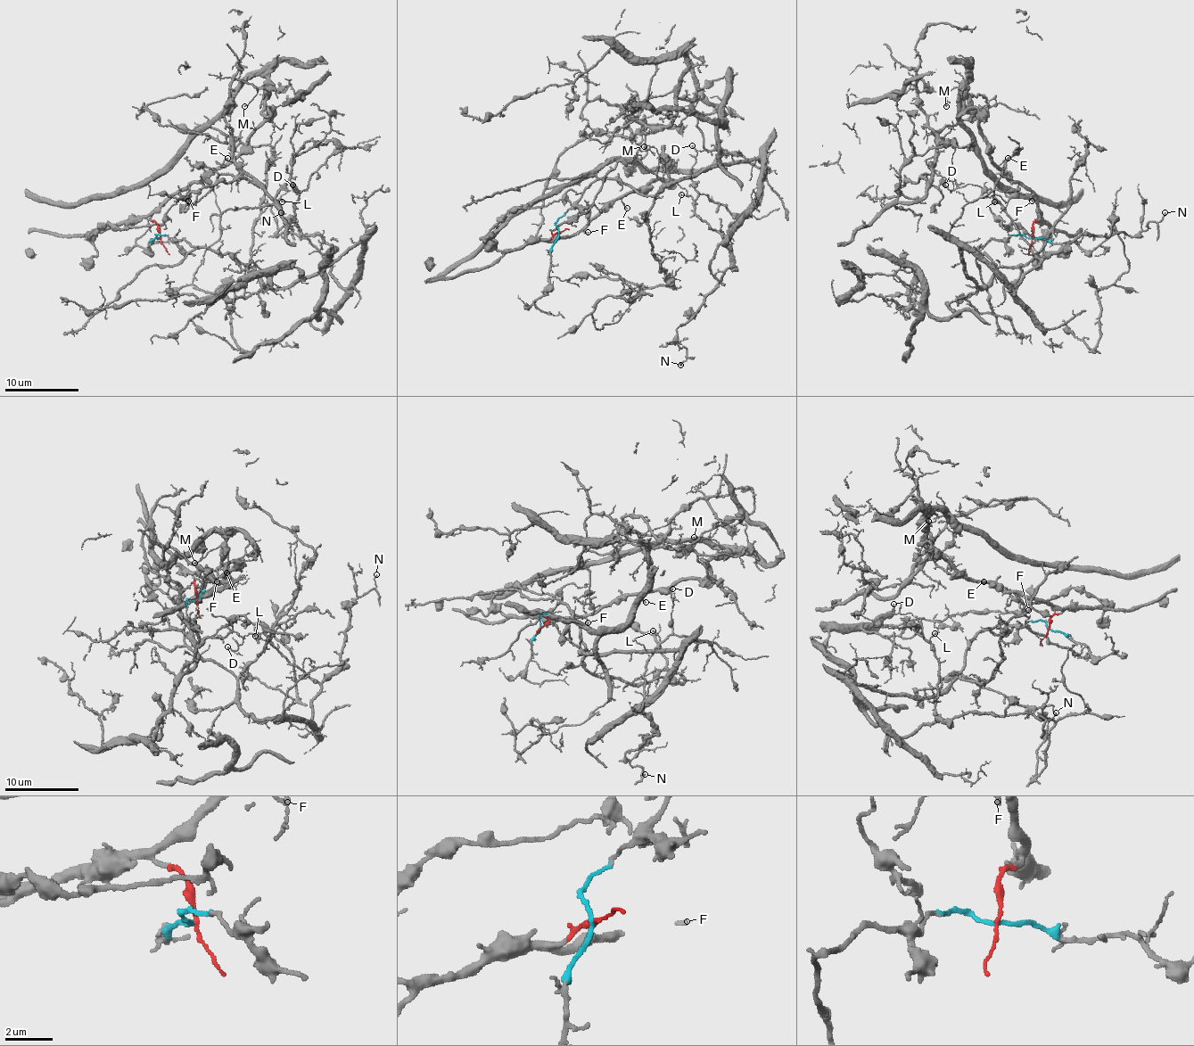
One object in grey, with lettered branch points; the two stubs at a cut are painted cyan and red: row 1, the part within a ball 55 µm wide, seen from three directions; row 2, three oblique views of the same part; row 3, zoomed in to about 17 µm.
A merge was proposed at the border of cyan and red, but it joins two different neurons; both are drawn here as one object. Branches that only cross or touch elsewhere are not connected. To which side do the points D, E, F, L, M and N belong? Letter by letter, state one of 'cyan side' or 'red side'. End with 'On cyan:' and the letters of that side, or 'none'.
D: cyan side
E: red side
F: red side
L: cyan side
M: red side
N: cyan side
On cyan: D, L, N

